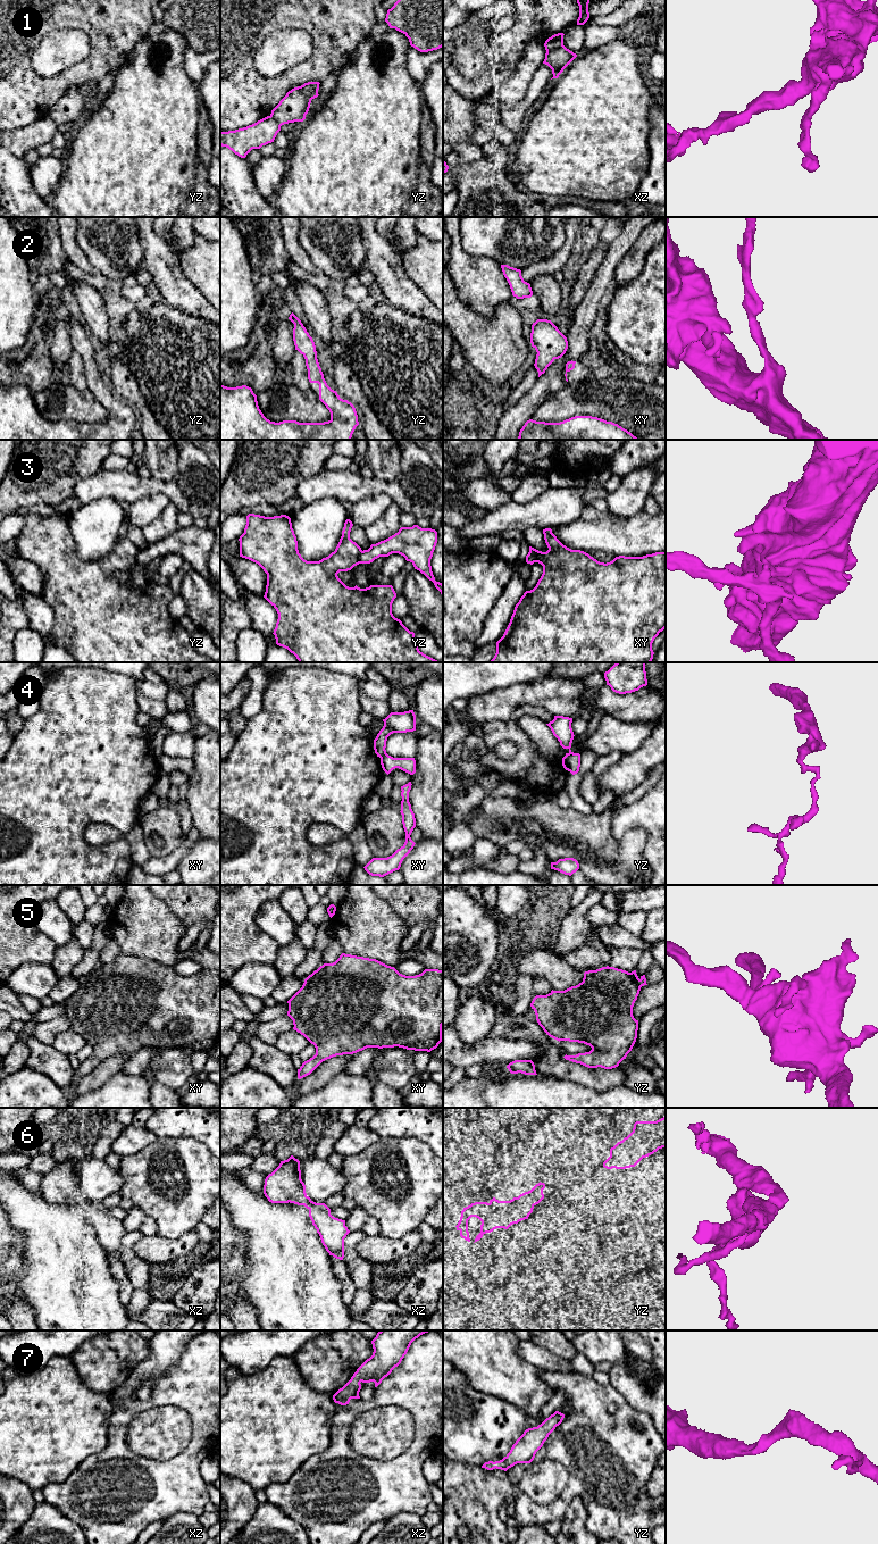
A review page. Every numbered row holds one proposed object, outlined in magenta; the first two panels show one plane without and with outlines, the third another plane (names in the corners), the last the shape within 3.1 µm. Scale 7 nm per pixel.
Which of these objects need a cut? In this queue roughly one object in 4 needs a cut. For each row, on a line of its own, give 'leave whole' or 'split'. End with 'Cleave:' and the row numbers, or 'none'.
1: split
2: leave whole
3: split
4: split
5: leave whole
6: leave whole
7: leave whole
Cleave: 1, 3, 4

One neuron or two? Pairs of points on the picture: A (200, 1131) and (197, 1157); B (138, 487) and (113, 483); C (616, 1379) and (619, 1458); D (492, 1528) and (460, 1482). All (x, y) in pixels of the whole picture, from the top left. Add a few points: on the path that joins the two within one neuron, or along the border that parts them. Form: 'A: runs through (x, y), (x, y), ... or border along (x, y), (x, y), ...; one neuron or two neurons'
A: border along (173, 1136), (191, 1136), (201, 1141), (208, 1149); two neurons
B: runs through (132, 487), (118, 484); one neuron
C: border along (609, 1383), (634, 1408); two neurons
D: runs through (481, 1517), (460, 1496), (460, 1493); one neuron

